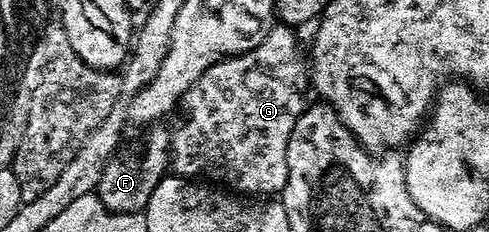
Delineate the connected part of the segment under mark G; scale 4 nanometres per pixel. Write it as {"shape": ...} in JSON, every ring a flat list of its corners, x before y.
{"shape":[[277,24,261,39,260,46,245,54,235,54,216,62,191,88,183,99,185,119,171,134,169,157,174,175,190,180,208,180,245,196,277,196,287,184,287,144,295,120,305,111,305,89,311,86,307,62,301,59,297,38,292,29]]}

